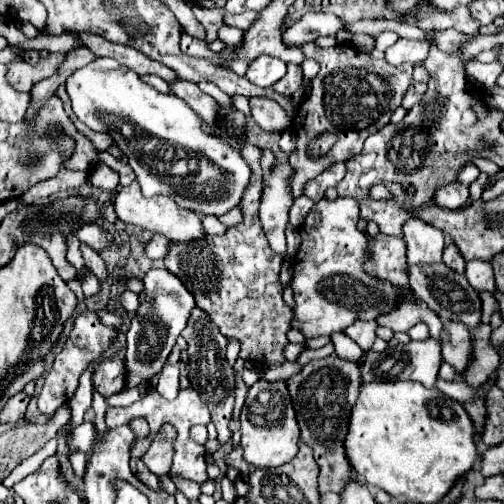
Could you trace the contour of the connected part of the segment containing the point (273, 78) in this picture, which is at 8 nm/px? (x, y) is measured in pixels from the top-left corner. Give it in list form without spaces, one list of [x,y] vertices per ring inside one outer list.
[[[260,55],[248,65],[246,79],[258,87],[272,87],[276,81],[280,81],[286,73],[286,63],[270,57],[270,55]]]

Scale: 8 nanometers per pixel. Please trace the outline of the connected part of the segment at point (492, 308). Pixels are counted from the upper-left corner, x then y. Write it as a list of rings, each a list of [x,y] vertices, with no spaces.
[[[485,291],[485,292],[480,292],[479,297],[481,299],[482,303],[482,317],[481,320],[483,323],[489,323],[490,317],[494,312],[499,310],[499,303],[496,301],[495,297]]]

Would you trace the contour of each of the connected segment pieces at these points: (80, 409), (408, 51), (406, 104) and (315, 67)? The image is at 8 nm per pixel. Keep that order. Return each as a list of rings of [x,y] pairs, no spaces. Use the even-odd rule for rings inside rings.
[[[88,367],[80,375],[78,389],[72,395],[72,399],[68,401],[68,405],[72,407],[72,419],[70,419],[70,423],[74,423],[74,425],[80,425],[82,419],[84,419],[84,415],[86,415],[86,411],[92,407],[92,371],[94,371],[94,367]]]
[[[398,39],[392,47],[386,49],[384,59],[390,65],[402,65],[402,63],[422,63],[428,57],[430,43],[428,41],[414,41],[414,39]]]
[[[412,83],[412,85],[408,87],[408,91],[406,91],[406,95],[404,95],[402,107],[404,107],[404,109],[412,109],[412,105],[416,105],[416,103],[422,99],[422,95],[426,93],[426,89],[428,89],[426,83]]]
[[[305,59],[301,65],[301,69],[304,79],[310,80],[318,74],[320,65],[313,59]]]

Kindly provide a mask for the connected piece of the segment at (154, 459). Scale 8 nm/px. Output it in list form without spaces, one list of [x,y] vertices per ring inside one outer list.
[[[164,425],[164,429],[160,429],[160,433],[156,433],[156,437],[152,439],[152,447],[148,449],[148,453],[144,453],[142,461],[154,475],[164,475],[170,471],[174,455],[172,451],[174,439],[176,439],[176,429],[172,429],[172,425]]]

